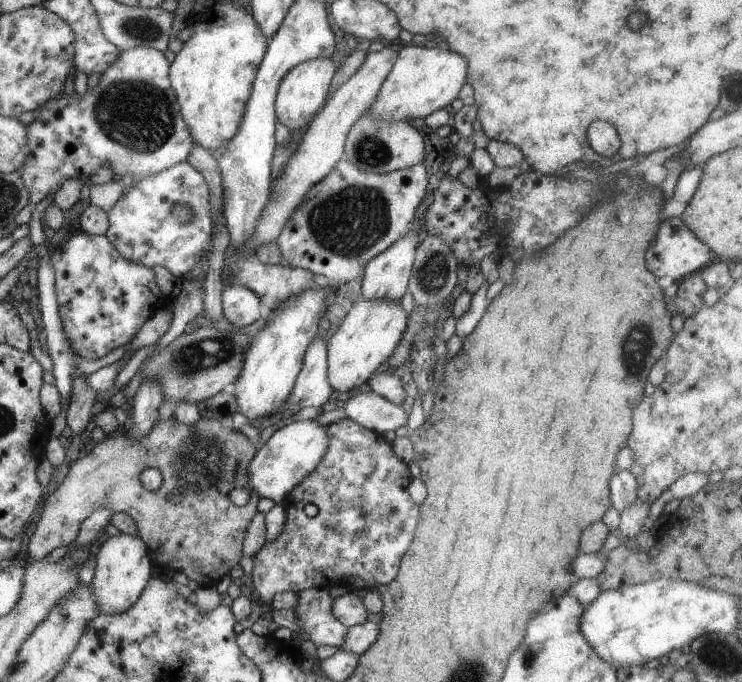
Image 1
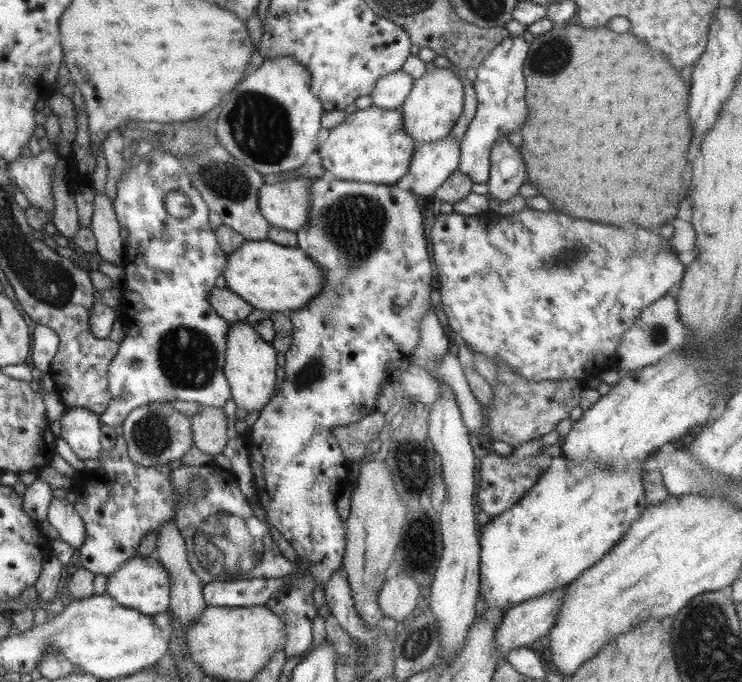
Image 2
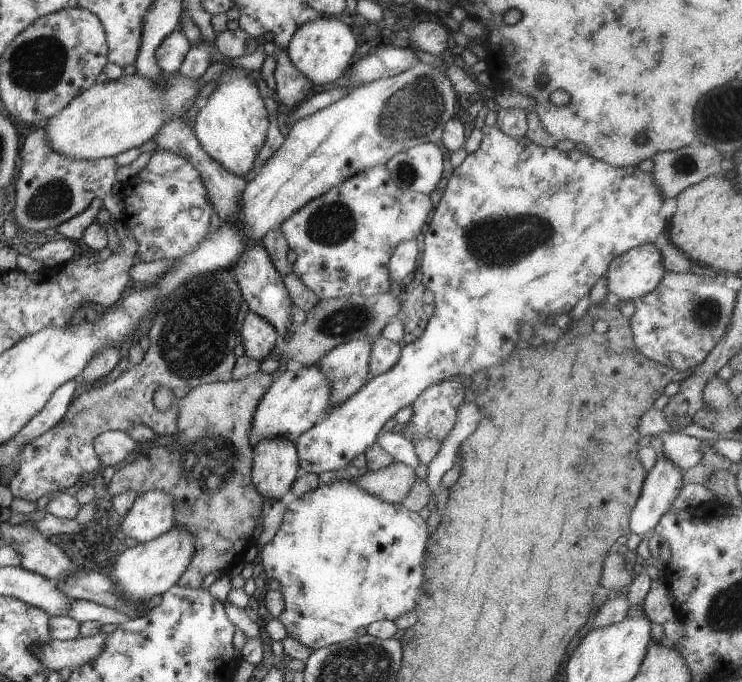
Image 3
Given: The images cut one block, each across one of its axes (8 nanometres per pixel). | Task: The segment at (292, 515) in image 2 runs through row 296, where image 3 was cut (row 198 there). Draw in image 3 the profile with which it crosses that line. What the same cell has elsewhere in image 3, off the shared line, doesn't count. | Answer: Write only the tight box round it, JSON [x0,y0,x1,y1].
[278,163,431,299]

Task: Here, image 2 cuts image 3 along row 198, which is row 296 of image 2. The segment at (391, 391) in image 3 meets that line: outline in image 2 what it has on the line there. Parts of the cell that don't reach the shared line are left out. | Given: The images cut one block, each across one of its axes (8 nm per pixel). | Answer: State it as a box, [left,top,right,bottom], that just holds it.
[427,207,685,382]

